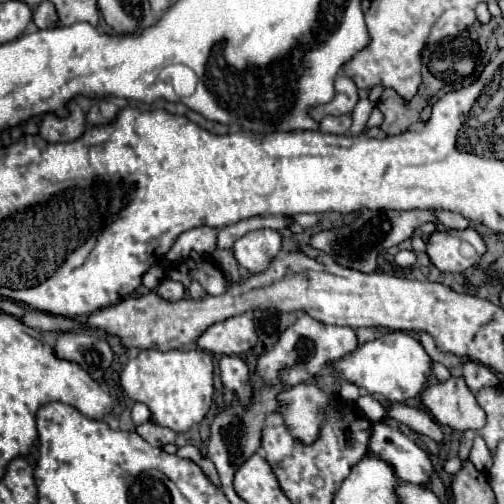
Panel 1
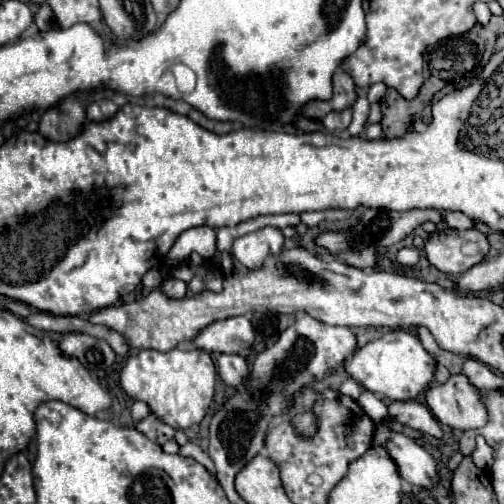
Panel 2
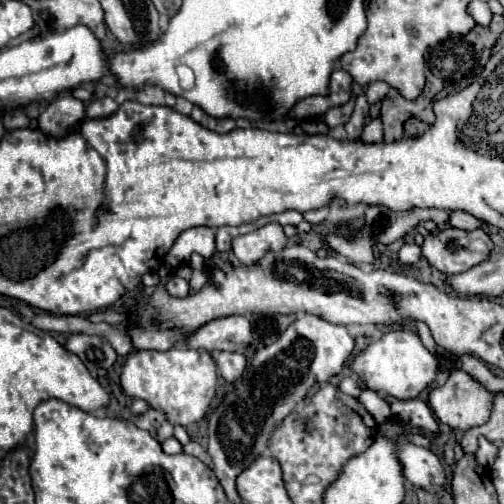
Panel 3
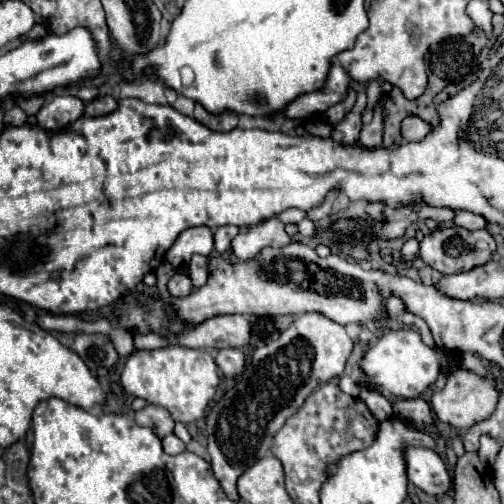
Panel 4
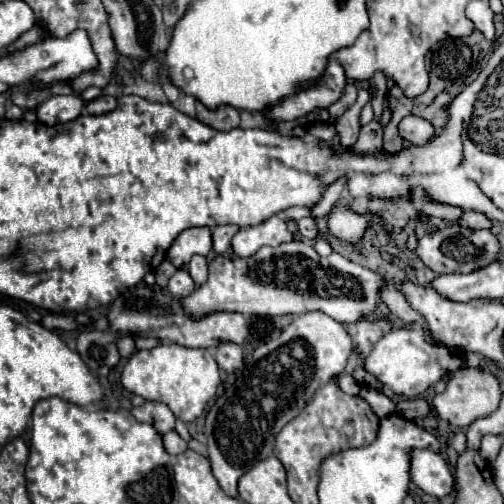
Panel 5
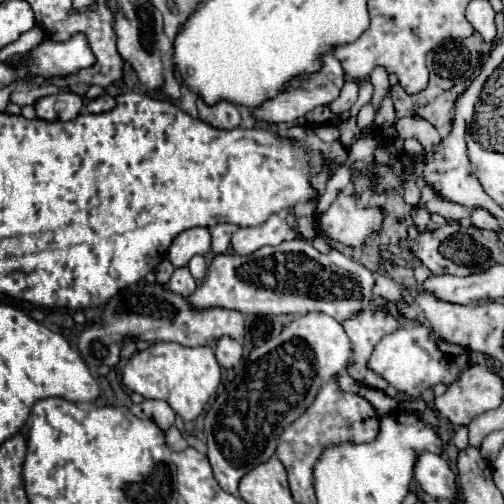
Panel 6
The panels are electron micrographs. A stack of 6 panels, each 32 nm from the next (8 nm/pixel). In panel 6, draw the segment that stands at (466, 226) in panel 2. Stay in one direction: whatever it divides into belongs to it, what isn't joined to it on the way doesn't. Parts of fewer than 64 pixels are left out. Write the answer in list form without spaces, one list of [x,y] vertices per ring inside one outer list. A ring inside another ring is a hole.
[[[474,208],[470,222],[472,222],[472,226],[476,226],[476,228],[498,230],[498,218],[492,216],[492,214],[490,214],[488,210],[484,210],[484,208]]]

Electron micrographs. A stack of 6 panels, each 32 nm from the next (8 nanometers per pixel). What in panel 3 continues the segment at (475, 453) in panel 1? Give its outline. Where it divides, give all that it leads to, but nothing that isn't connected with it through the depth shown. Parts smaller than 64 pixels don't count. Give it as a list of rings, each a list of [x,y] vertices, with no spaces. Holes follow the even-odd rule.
[[[480,436],[478,438],[478,442],[480,442],[480,448],[476,450],[476,460],[482,464],[482,466],[492,466],[494,464],[494,460],[496,460],[496,452],[498,452],[498,446],[496,444],[492,444],[488,438],[484,438],[484,436]]]

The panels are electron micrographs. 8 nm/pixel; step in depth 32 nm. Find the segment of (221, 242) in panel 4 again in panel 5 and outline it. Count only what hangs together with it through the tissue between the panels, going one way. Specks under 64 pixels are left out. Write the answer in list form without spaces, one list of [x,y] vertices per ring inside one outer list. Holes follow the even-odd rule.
[[[226,224],[226,226],[216,226],[214,230],[212,230],[212,242],[214,242],[214,252],[216,254],[224,254],[224,252],[228,252],[228,248],[230,248],[230,240],[232,240],[232,236],[238,232],[238,226],[230,226],[230,224]]]

